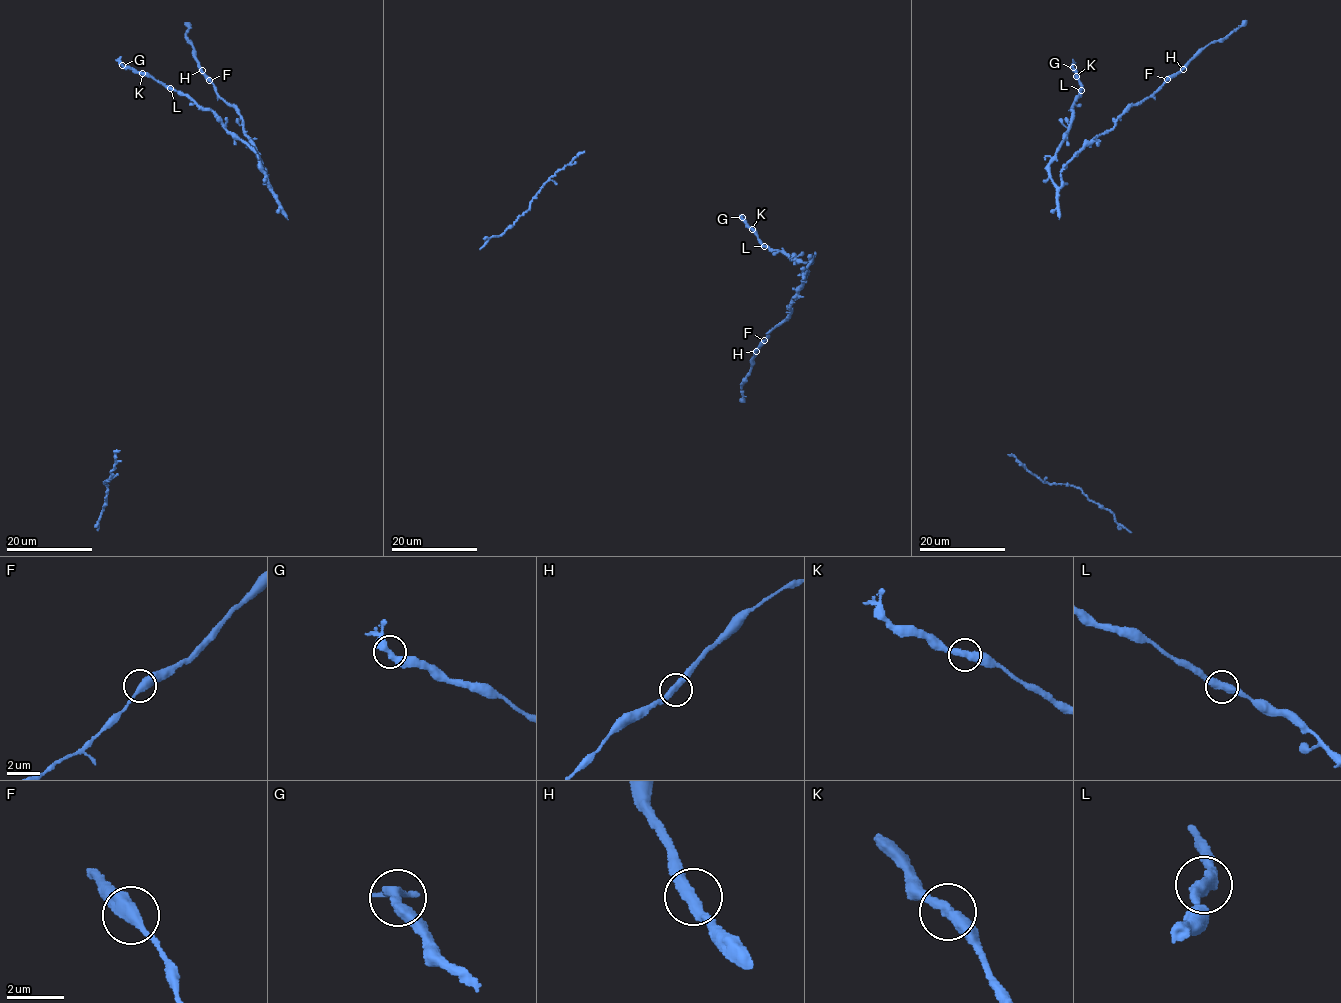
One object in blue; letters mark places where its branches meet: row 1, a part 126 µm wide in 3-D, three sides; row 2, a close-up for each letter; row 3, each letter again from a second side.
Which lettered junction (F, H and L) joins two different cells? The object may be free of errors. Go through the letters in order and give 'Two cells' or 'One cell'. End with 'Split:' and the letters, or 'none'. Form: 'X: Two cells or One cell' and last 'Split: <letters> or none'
F: One cell
H: One cell
L: One cell
Split: none

